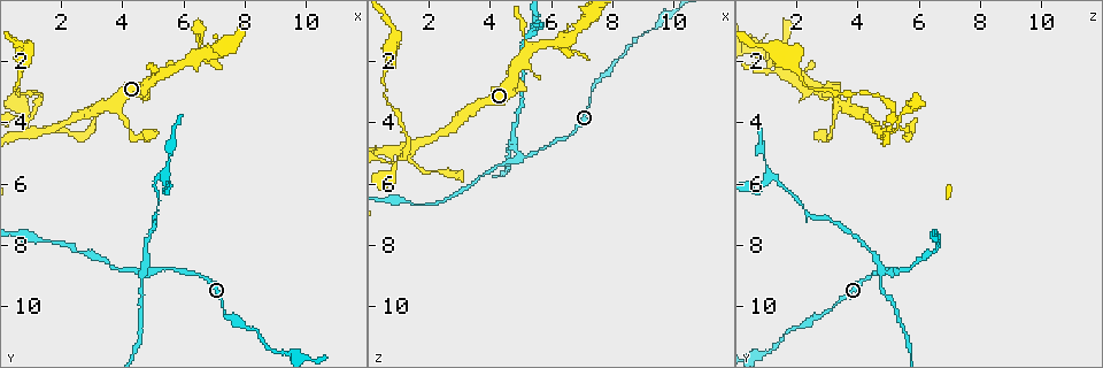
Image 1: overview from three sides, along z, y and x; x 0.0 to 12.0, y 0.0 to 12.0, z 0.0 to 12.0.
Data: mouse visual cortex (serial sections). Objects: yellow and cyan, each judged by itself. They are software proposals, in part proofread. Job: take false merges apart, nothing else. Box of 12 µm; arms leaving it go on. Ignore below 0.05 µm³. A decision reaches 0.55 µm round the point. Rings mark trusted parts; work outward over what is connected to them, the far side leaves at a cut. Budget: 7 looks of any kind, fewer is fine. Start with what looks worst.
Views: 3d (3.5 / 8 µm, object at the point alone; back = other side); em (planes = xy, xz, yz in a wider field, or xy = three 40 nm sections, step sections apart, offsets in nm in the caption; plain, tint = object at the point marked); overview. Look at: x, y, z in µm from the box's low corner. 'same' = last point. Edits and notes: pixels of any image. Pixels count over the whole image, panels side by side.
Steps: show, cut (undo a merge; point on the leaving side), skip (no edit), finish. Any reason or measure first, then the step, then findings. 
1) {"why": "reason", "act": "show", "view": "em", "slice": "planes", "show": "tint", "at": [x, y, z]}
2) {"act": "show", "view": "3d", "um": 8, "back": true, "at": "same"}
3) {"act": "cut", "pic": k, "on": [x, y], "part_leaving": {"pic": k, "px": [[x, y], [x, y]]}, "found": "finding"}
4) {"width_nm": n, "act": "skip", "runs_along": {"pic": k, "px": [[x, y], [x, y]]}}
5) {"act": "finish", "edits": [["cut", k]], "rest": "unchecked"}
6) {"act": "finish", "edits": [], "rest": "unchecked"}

{"why": "four arms meet", "act": "show", "view": "3d", "um": 3.5, "back": true, "at": [5.0, 8.8, 5.2]}

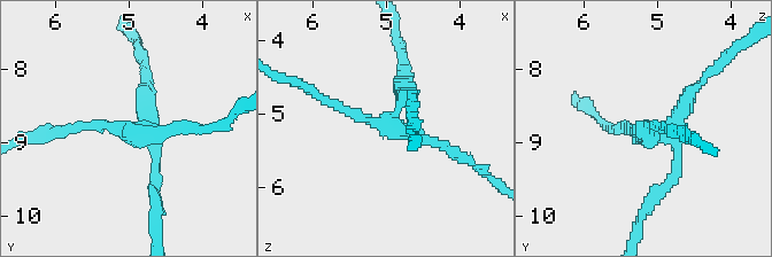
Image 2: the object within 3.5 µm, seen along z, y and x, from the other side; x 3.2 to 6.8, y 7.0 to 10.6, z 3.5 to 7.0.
{"arms": 4, "arm_widths_nm": [100, 150, 150, 250], "why": "now the EM", "act": "show", "view": "em", "slice": "xy", "step": 5, "show": "tint", "at": [5.00, 8.90, 5.10]}

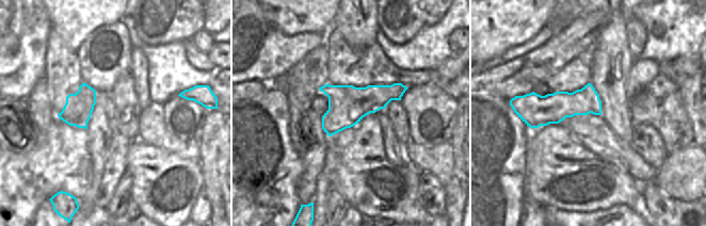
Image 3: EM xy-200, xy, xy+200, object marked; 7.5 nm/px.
{"act": "cut", "pic": 2, "on": [155, 174], "part_leaving": {"pic": 2, "px": [[399, 109], [402, 47], [395, 36]]}, "found": "a second cell is stuck on"}

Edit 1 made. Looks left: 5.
{"act": "show", "view": "overview"}

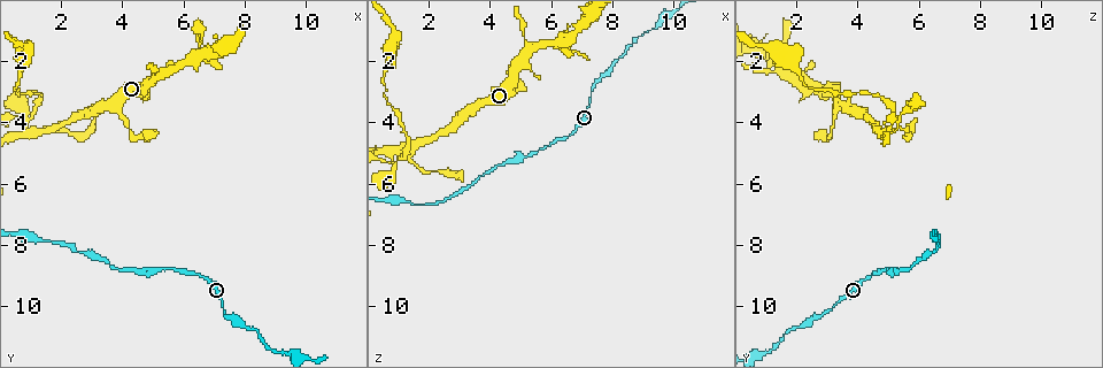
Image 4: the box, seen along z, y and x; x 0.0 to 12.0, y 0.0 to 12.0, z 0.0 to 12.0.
{"why": "four or more arms meet", "act": "show", "view": "em", "slice": "xy", "step": 3, "show": "tint", "at": [0.9, 4.0, 5.3]}

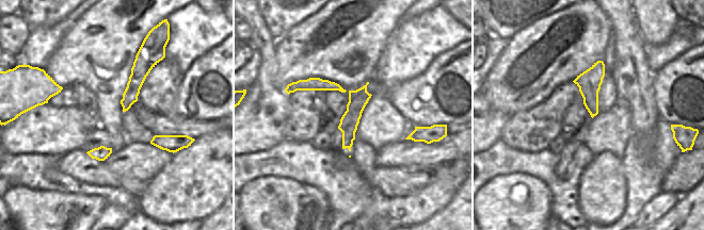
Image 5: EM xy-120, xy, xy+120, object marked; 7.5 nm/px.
{"act": "show", "view": "3d", "um": 3.5, "at": "same"}

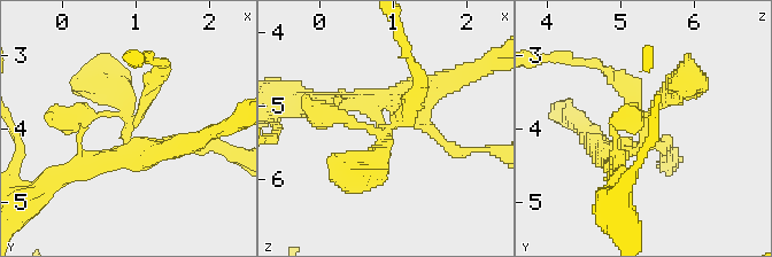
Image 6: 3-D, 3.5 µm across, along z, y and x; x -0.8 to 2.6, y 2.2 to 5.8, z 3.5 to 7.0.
{"arm_widths_nm": [200, 250, 250, 350], "act": "cut", "pic": 6, "on": [623, 80], "part_leaving": {"pic": 6, "px": [[134, 118], [162, 72], [148, 59]]}, "found": "a second cell is stuck on"}

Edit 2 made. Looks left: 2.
{"act": "finish", "edits": [["cut", 2], ["cut", 6]], "rest": "unchecked"}

